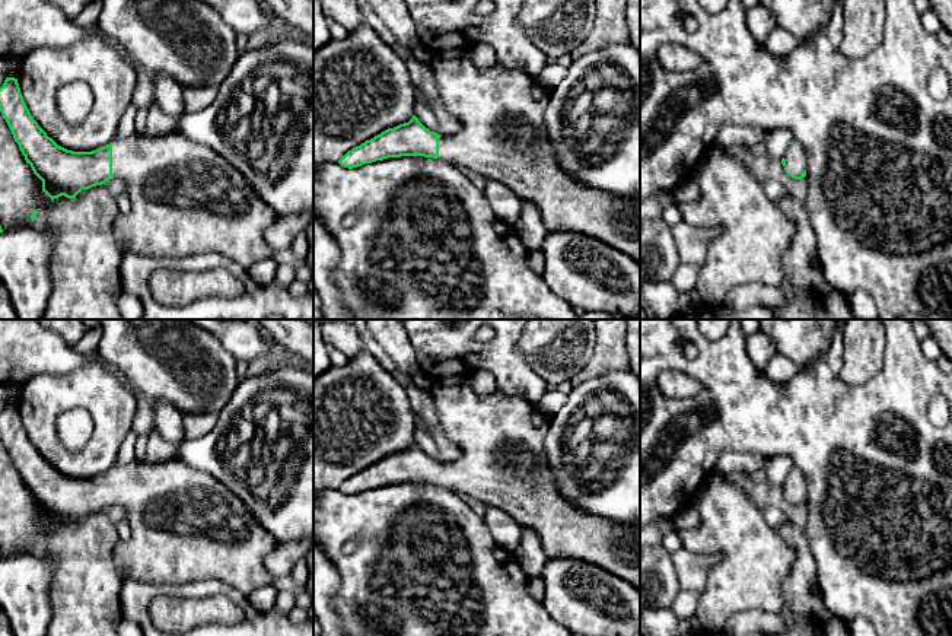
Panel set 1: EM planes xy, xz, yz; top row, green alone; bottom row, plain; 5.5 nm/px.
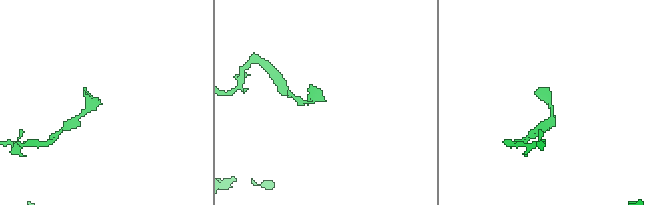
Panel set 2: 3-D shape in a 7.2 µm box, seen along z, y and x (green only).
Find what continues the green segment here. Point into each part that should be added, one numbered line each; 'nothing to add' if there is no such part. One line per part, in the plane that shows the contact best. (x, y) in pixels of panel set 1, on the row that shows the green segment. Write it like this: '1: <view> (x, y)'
1: xy (185, 199)

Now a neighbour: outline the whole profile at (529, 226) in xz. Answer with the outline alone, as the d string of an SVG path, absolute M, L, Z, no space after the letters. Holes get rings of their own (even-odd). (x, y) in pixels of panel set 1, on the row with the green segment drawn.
M531 201L520 203L520 217L513 225L520 242L528 251L538 251L542 247L547 229L538 207Z

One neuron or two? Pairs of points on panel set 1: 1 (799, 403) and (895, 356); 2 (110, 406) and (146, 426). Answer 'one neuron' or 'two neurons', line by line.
1: one neuron
2: two neurons

